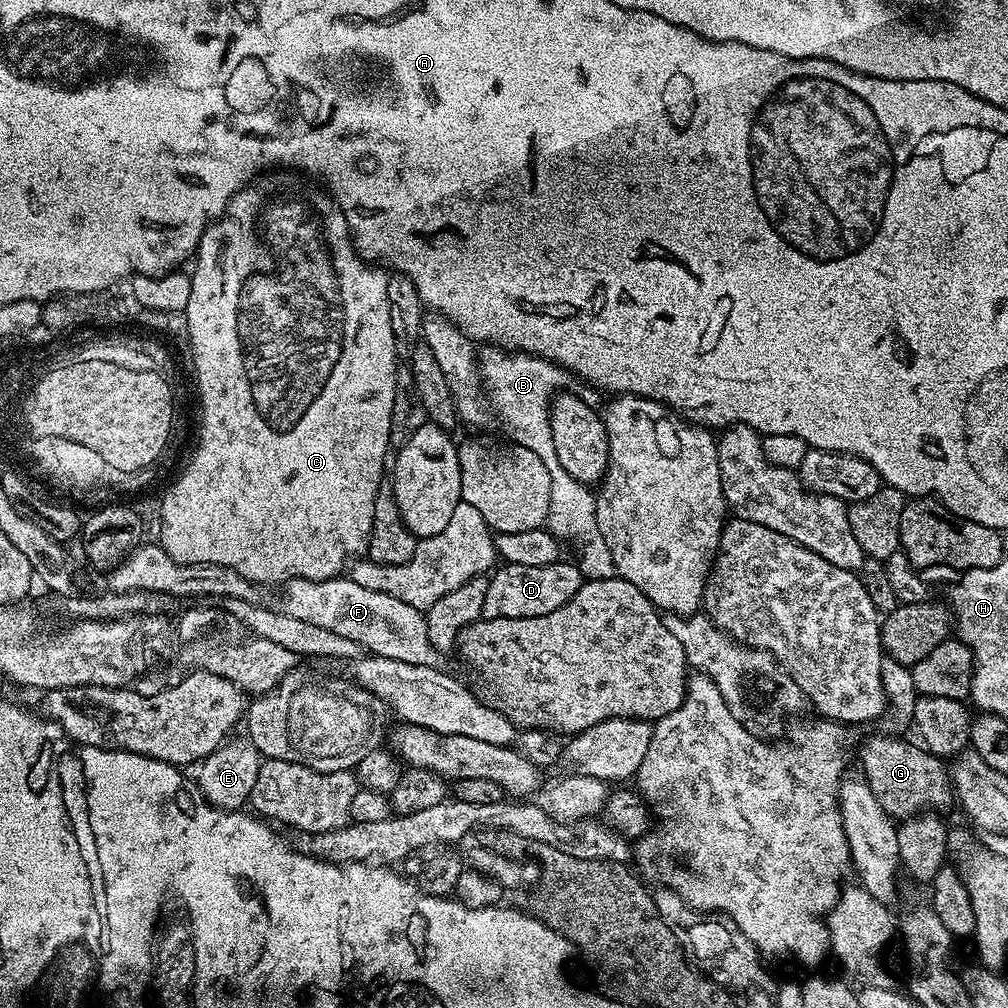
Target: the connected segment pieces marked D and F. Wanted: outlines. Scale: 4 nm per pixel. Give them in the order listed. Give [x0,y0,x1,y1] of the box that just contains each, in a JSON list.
[[482,562,586,619],[278,578,426,662]]

